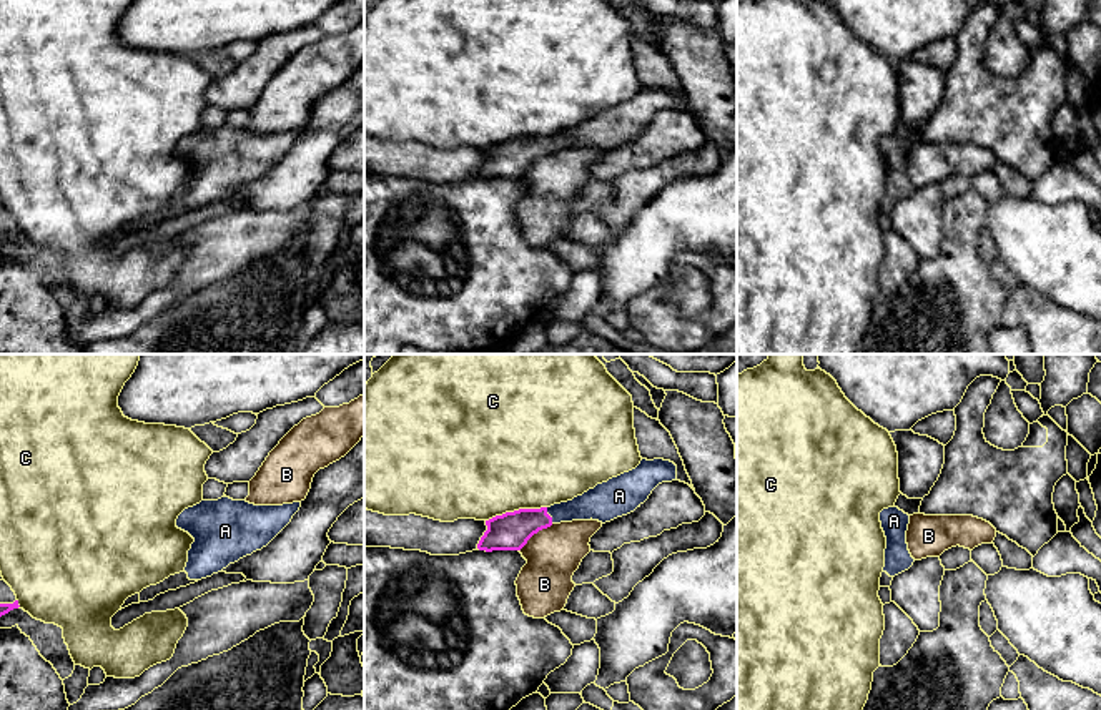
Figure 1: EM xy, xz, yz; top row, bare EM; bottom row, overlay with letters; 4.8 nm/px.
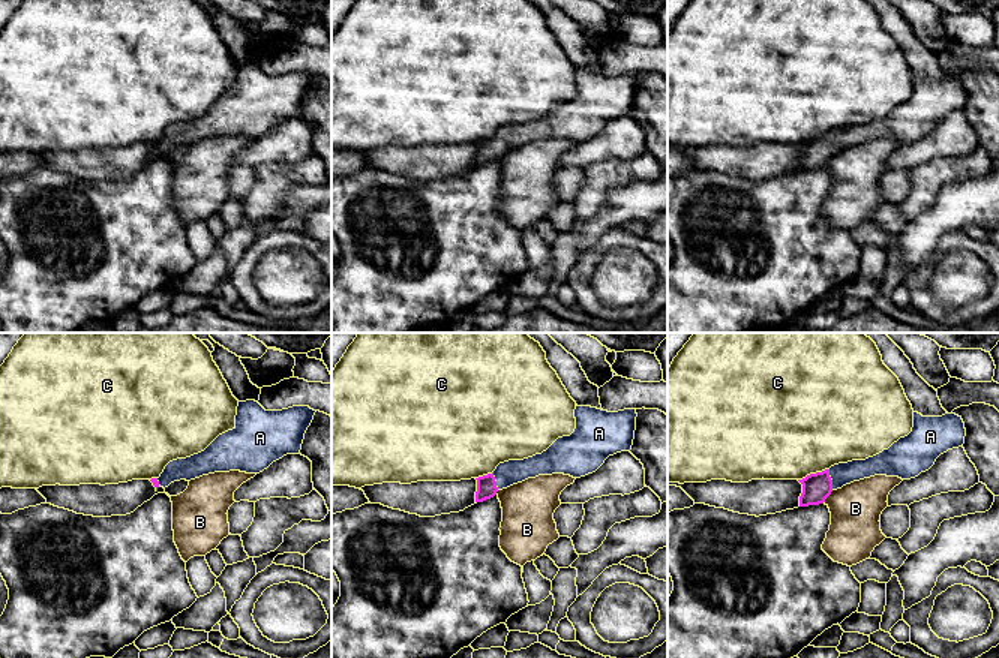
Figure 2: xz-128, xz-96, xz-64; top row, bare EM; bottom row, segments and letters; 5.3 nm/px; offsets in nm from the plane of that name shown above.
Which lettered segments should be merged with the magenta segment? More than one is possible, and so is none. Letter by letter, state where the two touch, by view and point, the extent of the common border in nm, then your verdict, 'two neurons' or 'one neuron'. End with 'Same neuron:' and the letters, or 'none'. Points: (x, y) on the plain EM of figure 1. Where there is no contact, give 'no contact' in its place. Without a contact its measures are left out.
A: meets magenta in xz at (549, 143); contact 90 nm long; one neuron
B: meets magenta in xz at (534, 160); contact 220 nm long; two neurons
C: meets magenta in xz at (516, 138); contact 300 nm long; two neurons
Same neuron: A

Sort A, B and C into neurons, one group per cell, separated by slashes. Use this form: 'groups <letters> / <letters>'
groups A / B / C

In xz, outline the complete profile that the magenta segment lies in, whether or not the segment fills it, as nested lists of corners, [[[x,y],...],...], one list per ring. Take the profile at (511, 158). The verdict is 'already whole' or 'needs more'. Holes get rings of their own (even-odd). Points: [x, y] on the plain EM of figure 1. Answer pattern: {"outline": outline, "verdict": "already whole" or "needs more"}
{"outline": [[[642,86],[635,96],[597,111],[572,128],[541,136],[519,136],[486,148],[487,158],[477,176],[521,178],[534,161],[552,151],[590,146],[610,150],[634,140],[659,111],[672,108],[677,108],[674,90]]], "verdict": "needs more"}

